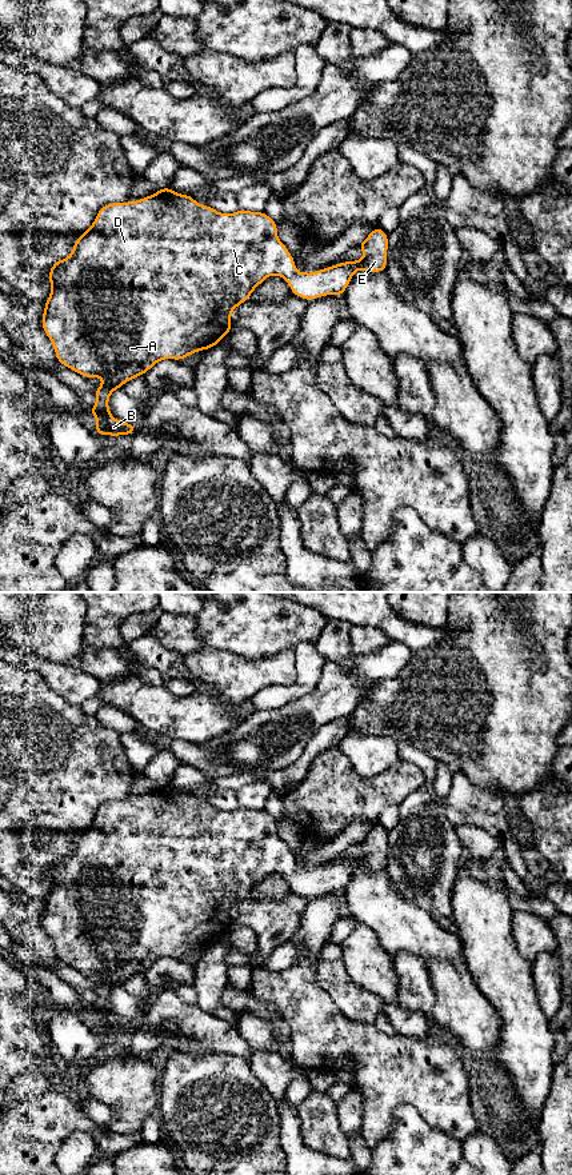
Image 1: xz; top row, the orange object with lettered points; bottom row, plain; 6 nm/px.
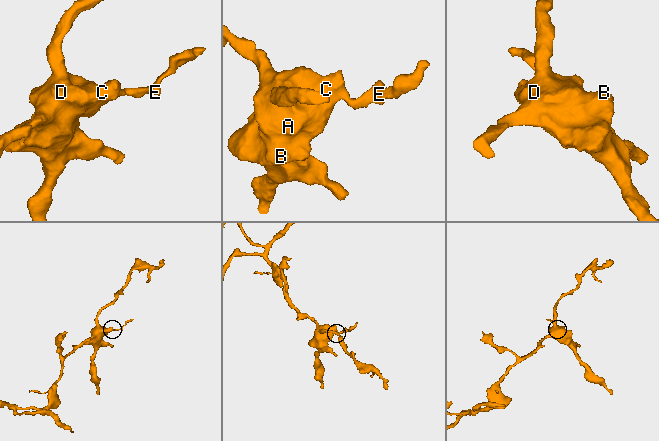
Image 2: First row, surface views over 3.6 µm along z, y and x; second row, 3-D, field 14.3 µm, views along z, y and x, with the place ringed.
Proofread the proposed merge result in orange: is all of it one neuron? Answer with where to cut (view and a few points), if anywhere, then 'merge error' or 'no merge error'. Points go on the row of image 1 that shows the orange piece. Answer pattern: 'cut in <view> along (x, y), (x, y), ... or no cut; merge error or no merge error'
no cut; no merge error

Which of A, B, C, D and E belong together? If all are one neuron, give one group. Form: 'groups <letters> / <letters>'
groups A B C D E

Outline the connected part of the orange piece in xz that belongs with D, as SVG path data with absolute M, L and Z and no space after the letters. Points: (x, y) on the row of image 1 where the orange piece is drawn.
M163 187L133 203L111 203L99 209L93 224L73 243L72 253L51 267L48 279L52 289L44 304L41 325L60 364L87 379L97 376L104 380L93 392L97 401L88 411L97 421L93 433L113 437L133 435L136 424L119 421L109 412L108 400L113 389L121 389L125 381L143 376L160 360L180 361L195 352L216 347L232 329L232 311L247 301L253 289L271 275L281 276L293 295L308 301L327 295L343 296L359 269L387 269L388 233L375 227L357 247L365 257L341 261L315 273L297 272L295 257L277 237L277 223L265 212L239 209L235 213L220 213L211 205L196 203L192 195Z

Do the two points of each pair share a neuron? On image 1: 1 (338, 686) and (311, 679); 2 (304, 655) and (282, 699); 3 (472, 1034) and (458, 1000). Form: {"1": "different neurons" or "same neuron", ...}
{"1": "different neurons", "2": "same neuron", "3": "same neuron"}

